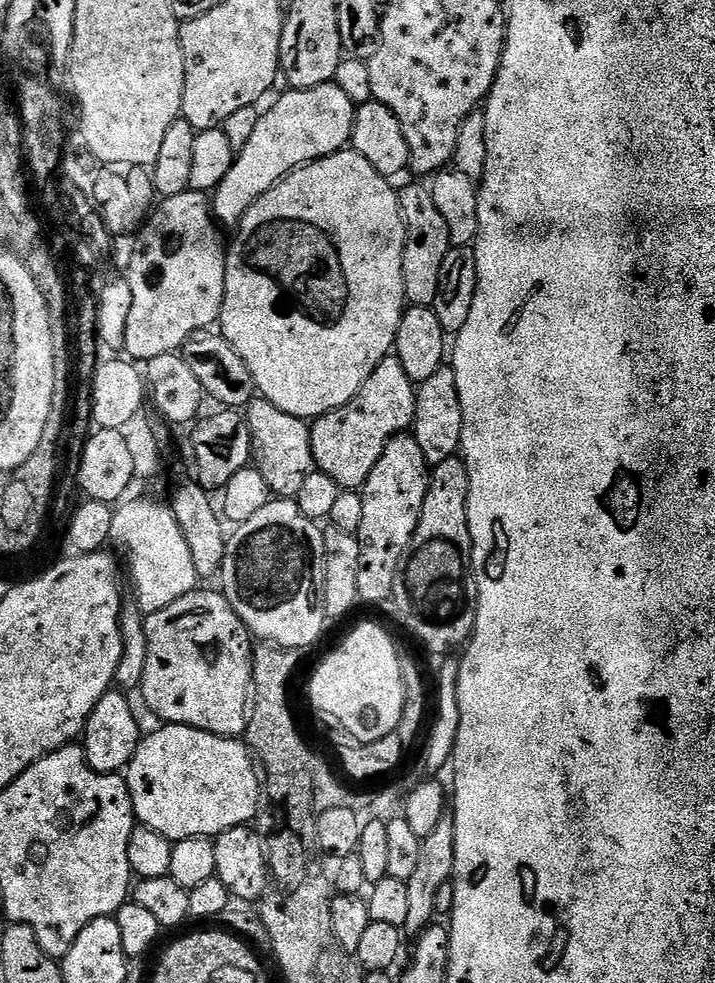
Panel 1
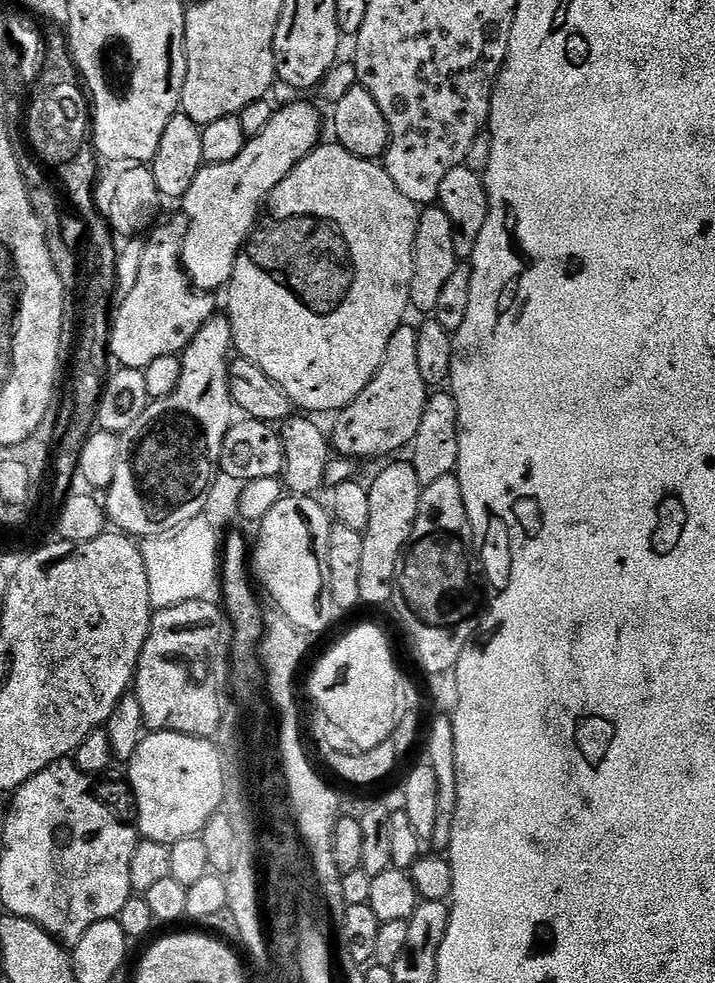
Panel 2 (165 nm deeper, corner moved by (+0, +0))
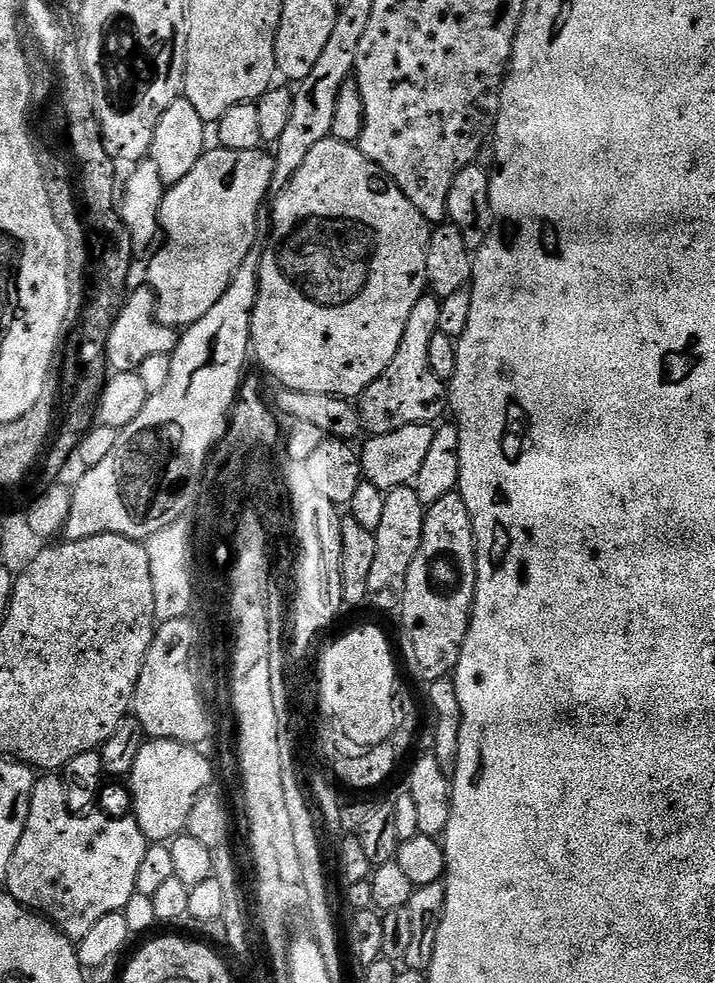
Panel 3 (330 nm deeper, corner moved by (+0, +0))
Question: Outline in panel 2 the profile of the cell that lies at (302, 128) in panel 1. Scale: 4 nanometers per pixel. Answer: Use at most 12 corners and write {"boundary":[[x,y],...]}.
{"boundary":[[312,104],[273,111],[184,196],[180,260],[223,289],[273,190],[321,143]]}

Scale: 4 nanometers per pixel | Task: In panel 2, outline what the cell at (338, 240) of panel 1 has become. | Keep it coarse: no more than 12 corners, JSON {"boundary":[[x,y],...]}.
{"boundary":[[321,143],[269,194],[232,342],[339,413],[410,312],[417,205]]}

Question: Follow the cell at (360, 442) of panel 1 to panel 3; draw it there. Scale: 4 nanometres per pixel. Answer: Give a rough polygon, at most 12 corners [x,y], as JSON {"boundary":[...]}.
{"boundary":[[440,300],[408,309],[398,354],[358,400],[365,433],[435,425],[446,384],[430,370]]}

